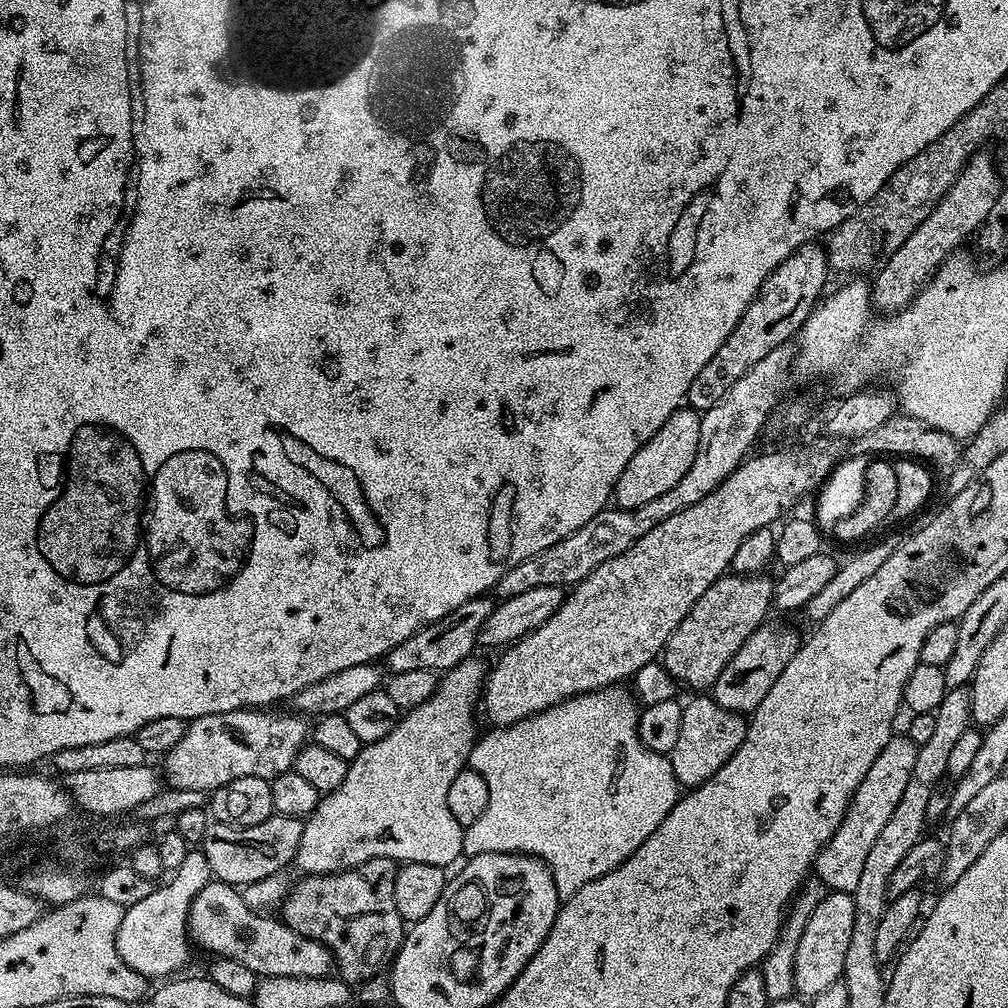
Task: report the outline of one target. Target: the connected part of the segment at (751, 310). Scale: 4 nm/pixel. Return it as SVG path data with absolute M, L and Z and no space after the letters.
M823 243L803 244L794 250L790 258L786 258L772 271L770 278L762 282L758 294L742 314L738 326L734 326L730 338L726 338L726 342L718 346L718 354L714 354L714 358L702 366L702 371L698 373L698 378L694 378L688 391L687 407L695 408L702 414L710 410L710 406L718 406L718 402L726 398L726 390L730 390L730 386L734 386L734 382L738 382L738 378L750 370L750 366L762 362L762 358L766 358L774 346L789 343L825 295L824 283L828 276L828 254Z

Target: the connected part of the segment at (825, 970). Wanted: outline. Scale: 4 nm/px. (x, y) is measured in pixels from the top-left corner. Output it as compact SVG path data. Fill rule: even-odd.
M829 891L809 916L805 929L798 939L794 957L795 991L801 997L811 998L841 979L846 966L846 949L850 946L850 934L854 934L854 902L850 892Z

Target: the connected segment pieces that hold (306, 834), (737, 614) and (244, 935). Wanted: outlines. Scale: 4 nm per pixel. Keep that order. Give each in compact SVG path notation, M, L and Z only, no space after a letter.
M476 658L463 660L439 677L430 698L401 715L400 721L394 730L390 730L390 734L386 734L386 738L363 745L349 763L342 784L332 792L321 795L316 809L304 820L295 867L300 867L299 871L309 876L326 876L330 872L357 868L369 856L381 856L406 864L422 862L441 866L449 866L456 859L459 861L464 851L465 825L450 814L446 794L450 794L450 782L454 782L454 778L464 771L470 750L477 742L478 731L472 711L475 708L477 711L485 684L486 668L484 672Z
M725 574L720 576L694 602L690 614L682 618L682 622L670 634L668 644L662 653L662 663L668 673L681 685L696 690L708 690L718 674L742 650L742 642L754 634L765 623L768 611L773 611L772 594L774 591L773 577L768 574L753 574L741 576L739 574Z
M215 878L209 879L202 890L190 902L188 907L188 935L191 943L208 952L216 952L217 957L229 956L234 962L242 962L242 966L250 966L257 977L266 976L301 976L302 978L328 978L334 972L334 957L331 950L316 940L306 938L290 926L286 926L283 919L272 917L272 914L261 914L257 909L246 906L243 895L233 885L224 884Z

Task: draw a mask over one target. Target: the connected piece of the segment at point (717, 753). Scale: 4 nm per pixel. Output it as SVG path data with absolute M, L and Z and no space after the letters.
M711 695L697 696L700 696L697 700L684 704L682 731L670 753L676 783L688 790L705 784L714 773L722 770L722 766L738 751L748 734L748 725L741 713L726 710Z

